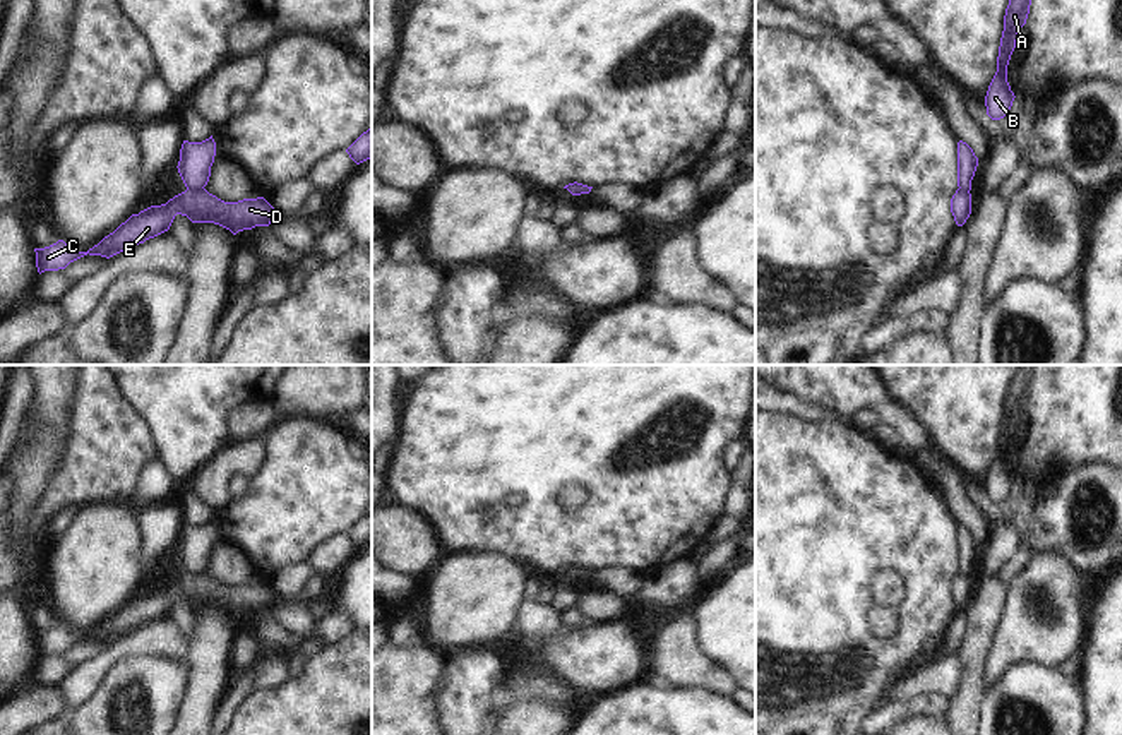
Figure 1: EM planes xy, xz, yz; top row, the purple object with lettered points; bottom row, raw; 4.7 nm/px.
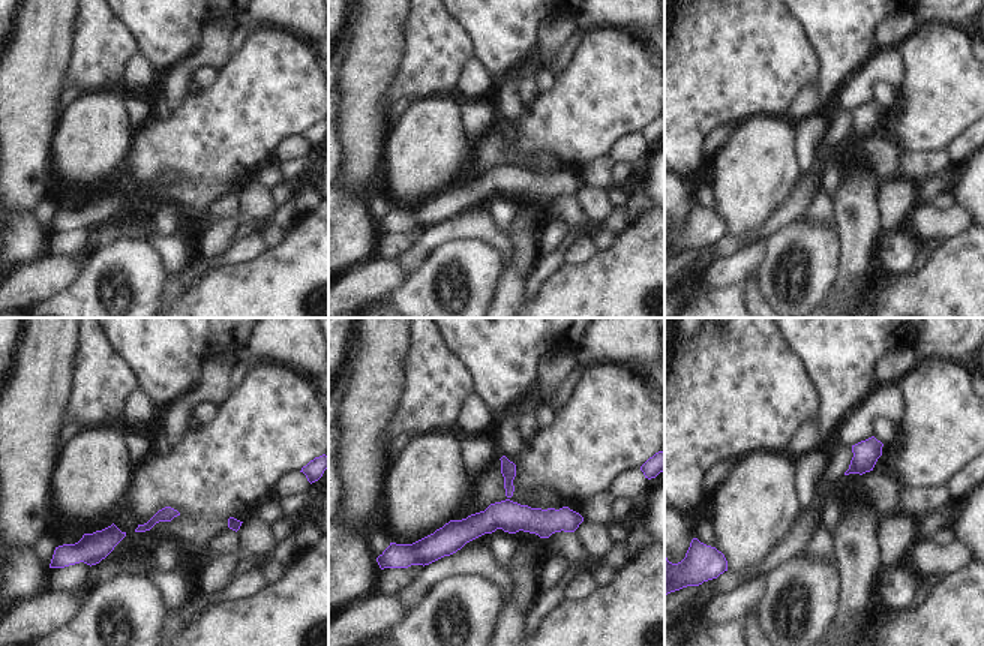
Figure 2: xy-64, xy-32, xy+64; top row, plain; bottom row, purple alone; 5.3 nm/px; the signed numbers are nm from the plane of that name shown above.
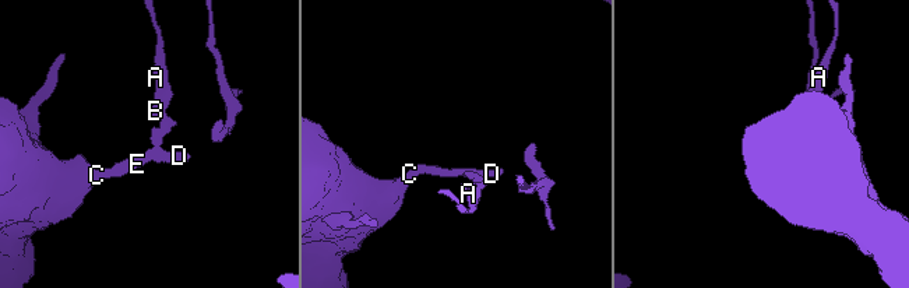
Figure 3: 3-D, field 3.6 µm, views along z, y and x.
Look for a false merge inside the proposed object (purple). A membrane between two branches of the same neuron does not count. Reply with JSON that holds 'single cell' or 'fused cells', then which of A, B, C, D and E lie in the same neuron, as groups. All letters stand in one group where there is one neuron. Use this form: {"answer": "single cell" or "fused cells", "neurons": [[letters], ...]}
{"answer": "fused cells", "neurons": [["A", "B"], ["C", "D", "E"]]}

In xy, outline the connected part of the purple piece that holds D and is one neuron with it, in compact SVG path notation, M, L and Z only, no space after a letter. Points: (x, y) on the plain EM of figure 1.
M187 572L166 588L151 589L139 598L132 598L87 636L75 636L63 624L45 632L34 632L38 656L65 653L70 646L87 637L110 642L168 615L176 598L187 600L192 607L219 608L233 618L255 610L269 610L278 600L264 581L224 586L206 572Z

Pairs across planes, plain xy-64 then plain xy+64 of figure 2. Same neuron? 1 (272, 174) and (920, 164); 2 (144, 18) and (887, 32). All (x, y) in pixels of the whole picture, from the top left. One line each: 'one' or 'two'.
1: one
2: two

